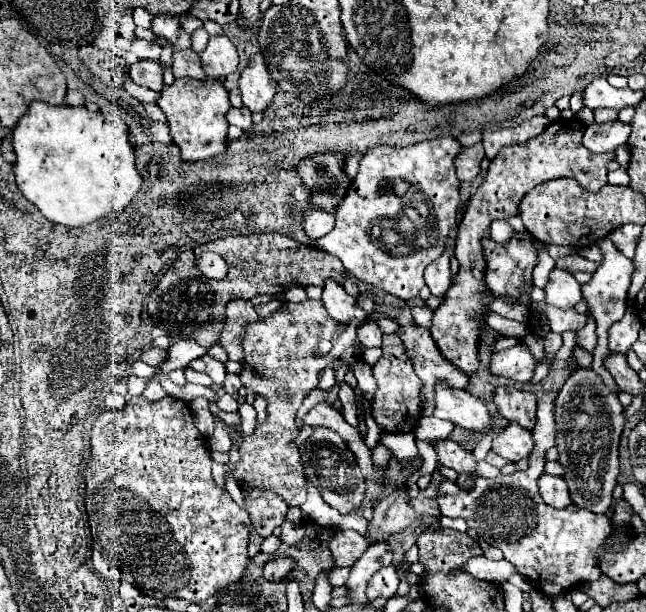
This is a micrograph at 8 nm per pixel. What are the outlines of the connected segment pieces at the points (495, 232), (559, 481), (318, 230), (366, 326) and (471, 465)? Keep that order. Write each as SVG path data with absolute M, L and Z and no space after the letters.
M505 220L493 221L490 226L490 236L493 241L499 244L508 242L516 232Z
M551 474L541 476L539 478L539 492L541 492L543 502L553 508L565 508L567 504L571 504L569 488L565 486L565 480L561 476L551 476Z
M315 210L315 212L305 214L303 228L309 238L321 238L333 230L333 224L335 224L335 212Z
M363 322L357 328L357 338L365 348L373 348L373 346L381 346L381 328L375 322Z
M441 440L435 444L435 450L437 450L437 458L443 466L447 468L453 468L455 472L473 472L477 468L477 462L473 458L471 452L463 450L457 442L453 440Z

